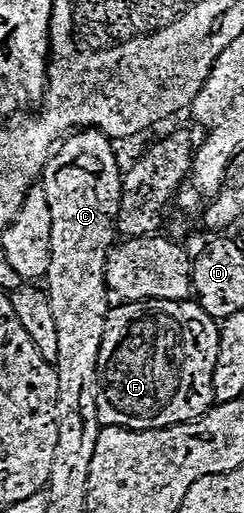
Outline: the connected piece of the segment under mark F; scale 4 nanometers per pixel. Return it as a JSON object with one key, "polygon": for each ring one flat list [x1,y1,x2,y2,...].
{"polygon":[[145,298,139,302,122,300,111,305,104,324,103,339,100,340,98,371,96,374,96,416,99,427,123,426,129,430,159,430,165,426,175,426,181,422,193,422,202,417,211,406,215,405,212,392,212,368,216,368,216,352,218,351,219,323,204,308,200,308,194,300,160,300]]}

